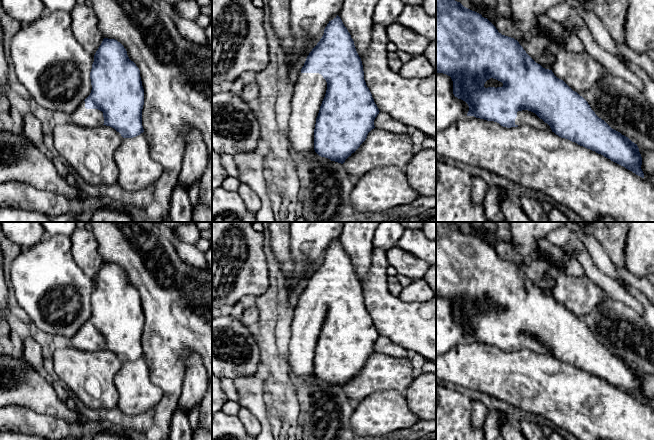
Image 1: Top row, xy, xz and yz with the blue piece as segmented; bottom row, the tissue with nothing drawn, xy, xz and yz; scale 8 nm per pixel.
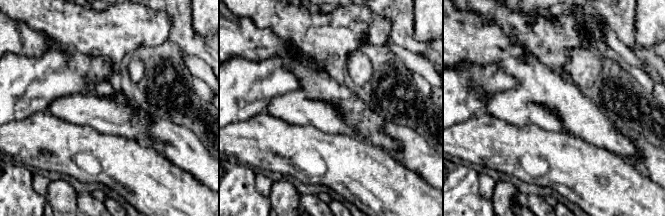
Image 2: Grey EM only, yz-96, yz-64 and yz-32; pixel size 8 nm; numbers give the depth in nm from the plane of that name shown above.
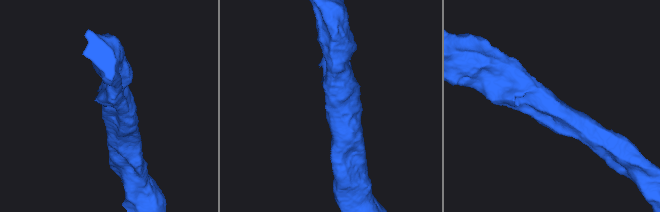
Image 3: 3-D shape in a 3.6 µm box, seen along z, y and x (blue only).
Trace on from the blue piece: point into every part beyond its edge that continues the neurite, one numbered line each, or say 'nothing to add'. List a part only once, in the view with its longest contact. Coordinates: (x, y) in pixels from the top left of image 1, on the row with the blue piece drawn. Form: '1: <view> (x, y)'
1: xz (310, 88)

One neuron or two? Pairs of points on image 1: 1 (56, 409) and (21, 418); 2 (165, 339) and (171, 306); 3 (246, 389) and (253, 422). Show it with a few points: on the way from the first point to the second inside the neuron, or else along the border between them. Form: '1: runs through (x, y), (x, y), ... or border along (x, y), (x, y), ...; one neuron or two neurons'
1: border along (19, 405), (64, 419); two neurons
2: runs through (171, 331), (171, 314); one neuron
3: border along (241, 406), (254, 415), (261, 429); two neurons

